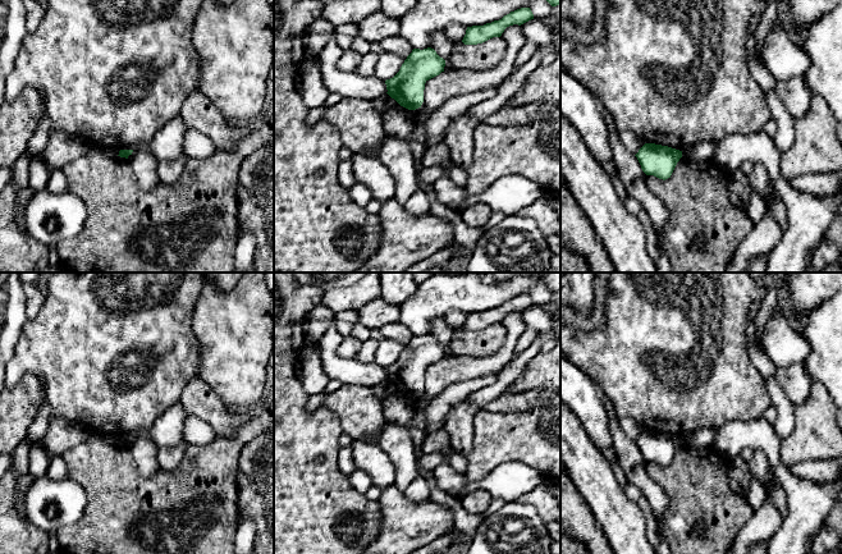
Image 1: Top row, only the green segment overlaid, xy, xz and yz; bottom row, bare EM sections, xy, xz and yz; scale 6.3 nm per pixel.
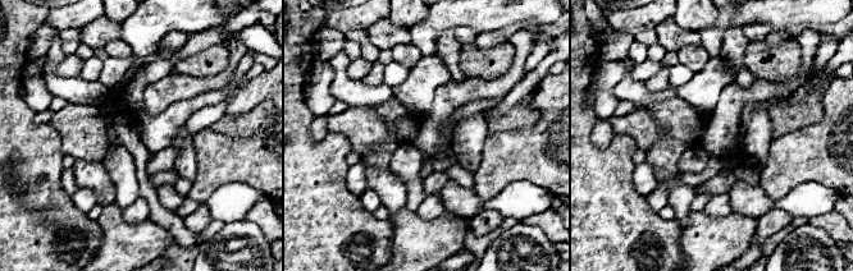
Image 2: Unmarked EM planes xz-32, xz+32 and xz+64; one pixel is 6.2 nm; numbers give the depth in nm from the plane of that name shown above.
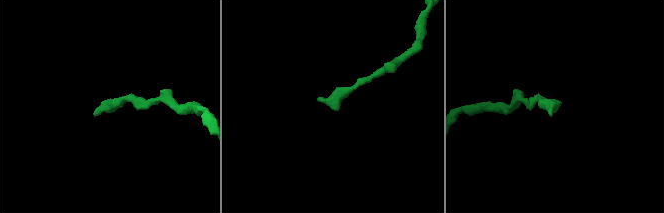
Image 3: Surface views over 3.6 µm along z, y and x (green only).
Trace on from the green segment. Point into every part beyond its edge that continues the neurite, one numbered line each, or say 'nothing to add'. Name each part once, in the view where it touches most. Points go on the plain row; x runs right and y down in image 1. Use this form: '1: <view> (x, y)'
nothing to add

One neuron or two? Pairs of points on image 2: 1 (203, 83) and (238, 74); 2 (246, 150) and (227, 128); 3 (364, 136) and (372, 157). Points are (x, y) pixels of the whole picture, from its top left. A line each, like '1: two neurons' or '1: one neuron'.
1: two neurons
2: two neurons
3: two neurons

